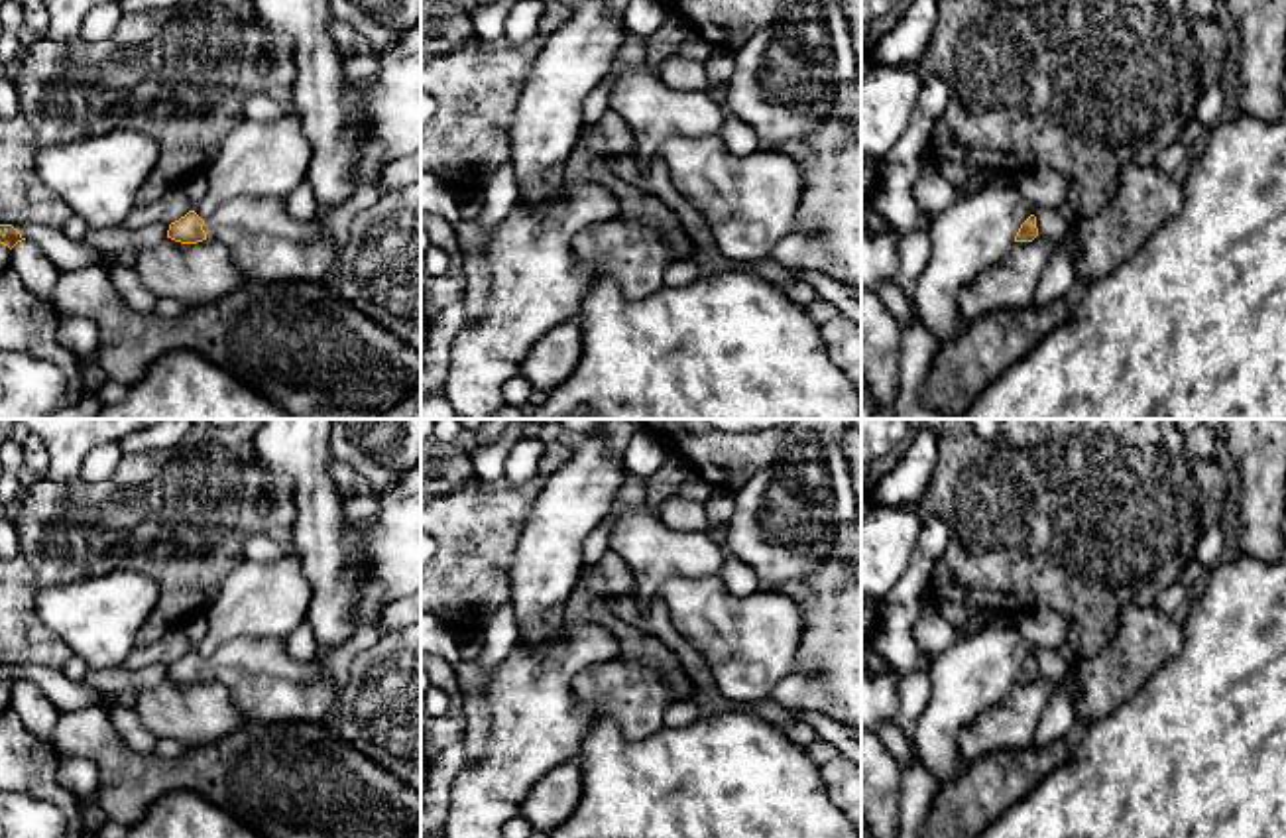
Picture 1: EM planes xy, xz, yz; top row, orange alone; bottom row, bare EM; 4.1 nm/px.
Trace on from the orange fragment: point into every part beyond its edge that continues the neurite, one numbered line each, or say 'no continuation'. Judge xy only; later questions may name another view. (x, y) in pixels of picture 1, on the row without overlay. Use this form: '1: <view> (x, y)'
1: xy (264, 683)

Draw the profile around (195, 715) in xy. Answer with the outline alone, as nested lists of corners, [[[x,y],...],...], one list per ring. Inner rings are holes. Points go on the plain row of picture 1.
[[[165,679],[142,688],[132,710],[155,738],[173,738],[187,748],[212,744],[244,724],[228,688],[212,679],[197,685]]]

